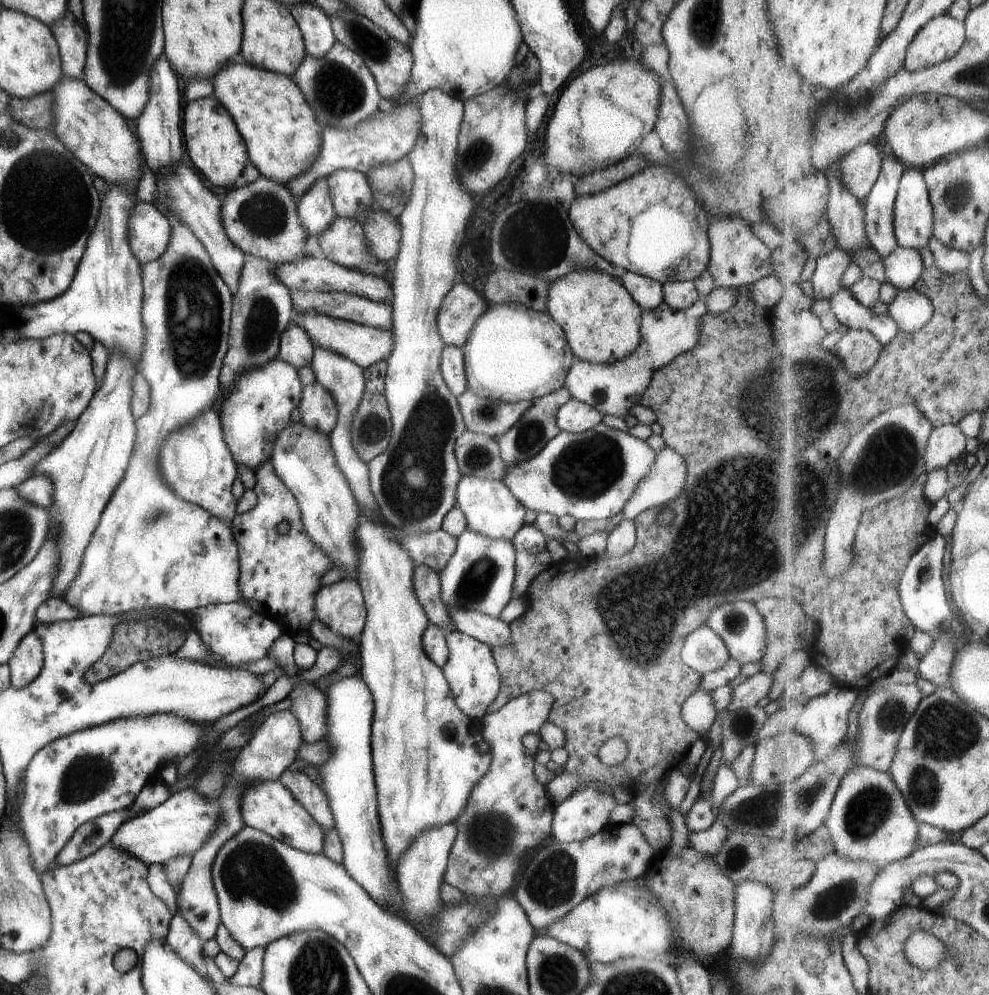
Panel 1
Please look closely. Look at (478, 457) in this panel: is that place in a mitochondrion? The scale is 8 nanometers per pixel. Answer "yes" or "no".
yes

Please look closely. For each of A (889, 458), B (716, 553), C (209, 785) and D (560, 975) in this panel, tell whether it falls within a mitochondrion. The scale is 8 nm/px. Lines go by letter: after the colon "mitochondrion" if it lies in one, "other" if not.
A: mitochondrion
B: mitochondrion
C: other
D: mitochondrion

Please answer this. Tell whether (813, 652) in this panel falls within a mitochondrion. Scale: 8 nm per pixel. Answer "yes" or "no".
no

